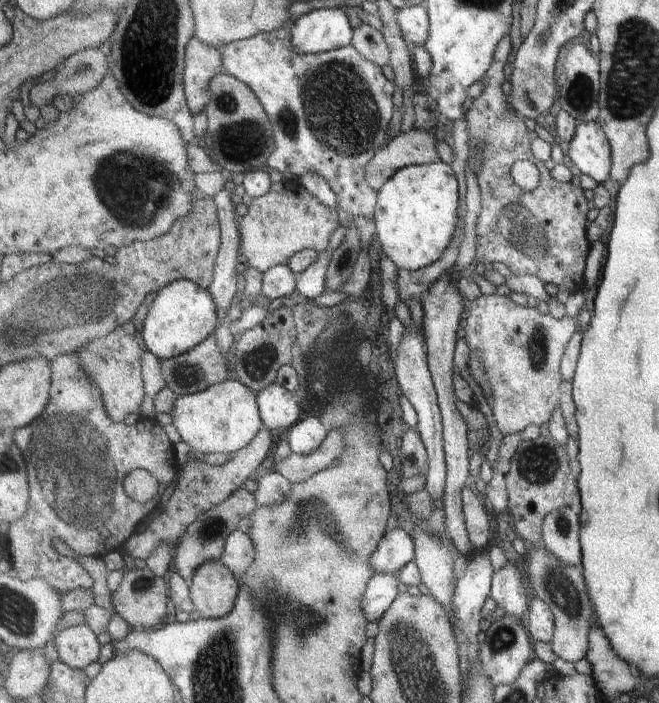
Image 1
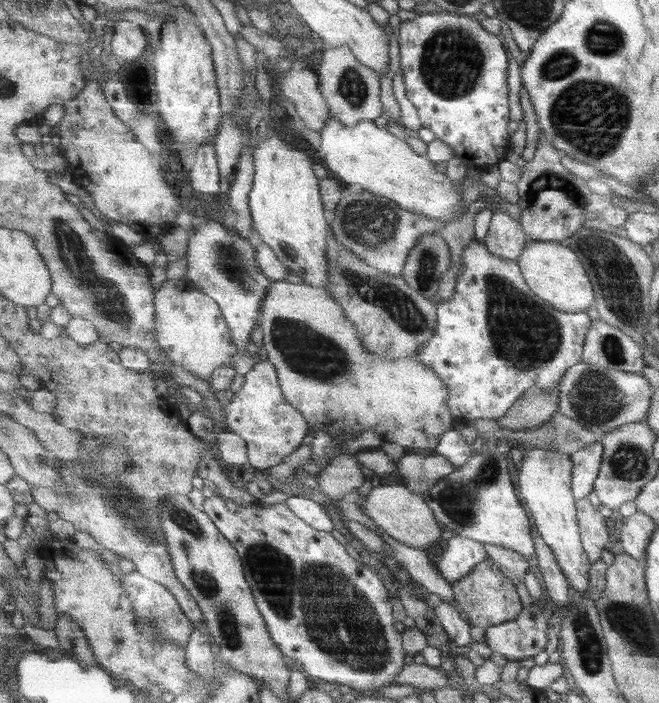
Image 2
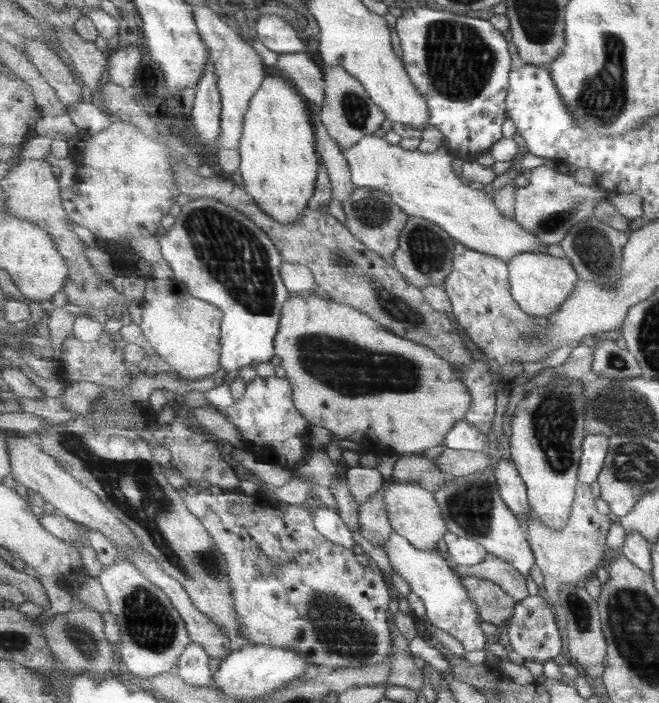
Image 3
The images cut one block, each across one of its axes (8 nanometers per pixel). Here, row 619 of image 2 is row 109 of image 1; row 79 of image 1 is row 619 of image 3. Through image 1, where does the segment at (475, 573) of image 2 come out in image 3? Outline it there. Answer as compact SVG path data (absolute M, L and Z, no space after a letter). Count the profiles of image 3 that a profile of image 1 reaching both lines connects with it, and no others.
M469 576L463 580L465 587L468 588L469 595L473 597L473 601L479 607L483 621L499 627L507 618L512 618L518 601L505 592L501 586L491 580L475 576Z

